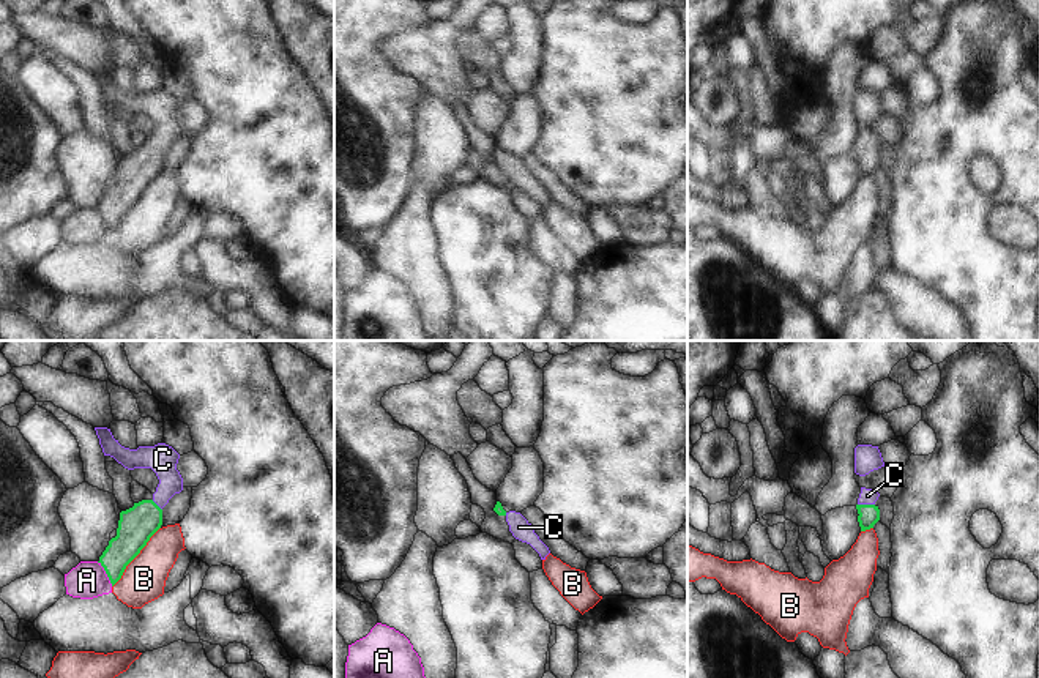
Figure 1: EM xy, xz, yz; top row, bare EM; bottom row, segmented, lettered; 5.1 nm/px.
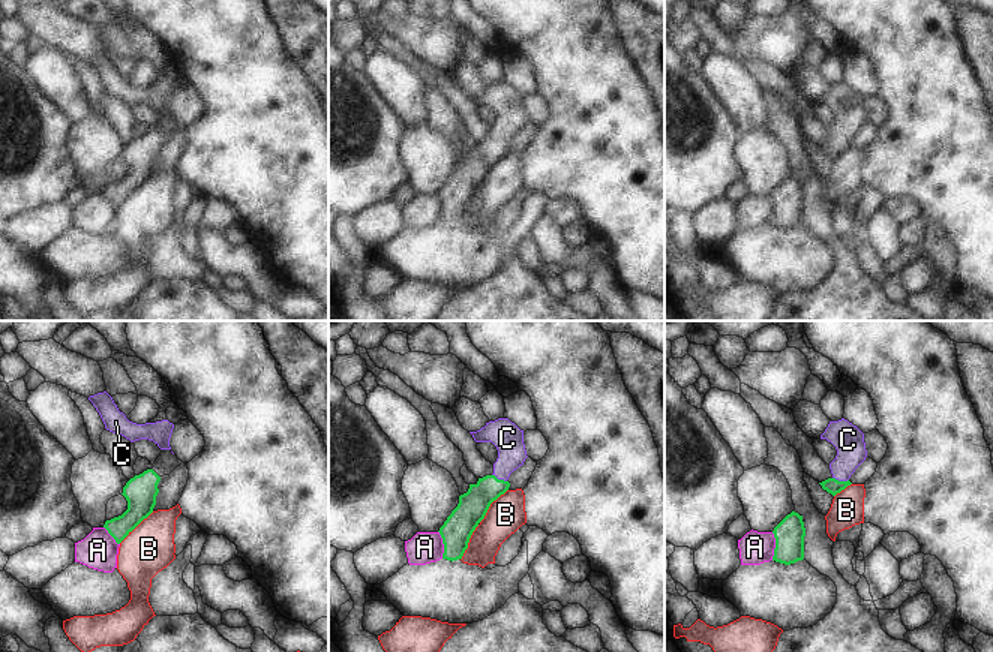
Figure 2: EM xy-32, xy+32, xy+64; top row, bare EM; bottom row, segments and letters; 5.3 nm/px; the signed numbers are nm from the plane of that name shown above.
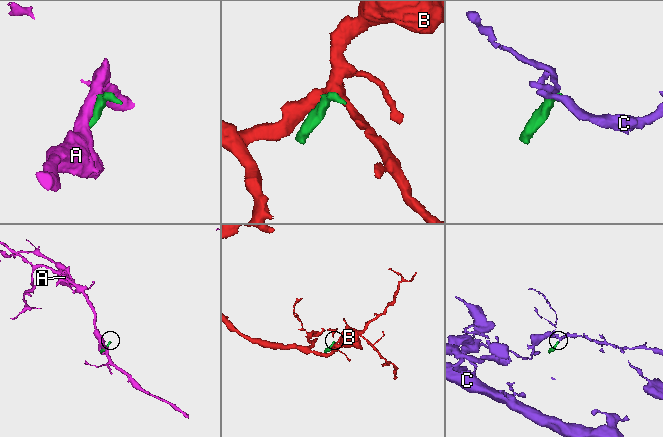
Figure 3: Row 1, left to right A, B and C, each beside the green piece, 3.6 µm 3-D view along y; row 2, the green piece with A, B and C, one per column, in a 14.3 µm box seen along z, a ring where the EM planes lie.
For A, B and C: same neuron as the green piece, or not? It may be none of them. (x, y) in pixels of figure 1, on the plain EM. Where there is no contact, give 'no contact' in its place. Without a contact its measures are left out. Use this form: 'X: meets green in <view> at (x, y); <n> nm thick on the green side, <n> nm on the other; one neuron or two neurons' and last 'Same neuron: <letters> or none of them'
A: meets green in xy at (106, 219); 170 nm thick on the green side, 190 nm on the other; two neurons
B: meets green in xy at (136, 202); 190 nm thick on the green side, 220 nm on the other; two neurons
C: meets green in yz at (866, 152); 110 nm thick on the green side, 80 nm on the other; one neuron
Same neuron: C

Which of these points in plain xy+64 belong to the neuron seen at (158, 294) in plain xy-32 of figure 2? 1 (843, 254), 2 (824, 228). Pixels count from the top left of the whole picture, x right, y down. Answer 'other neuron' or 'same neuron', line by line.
1: same neuron
2: same neuron

